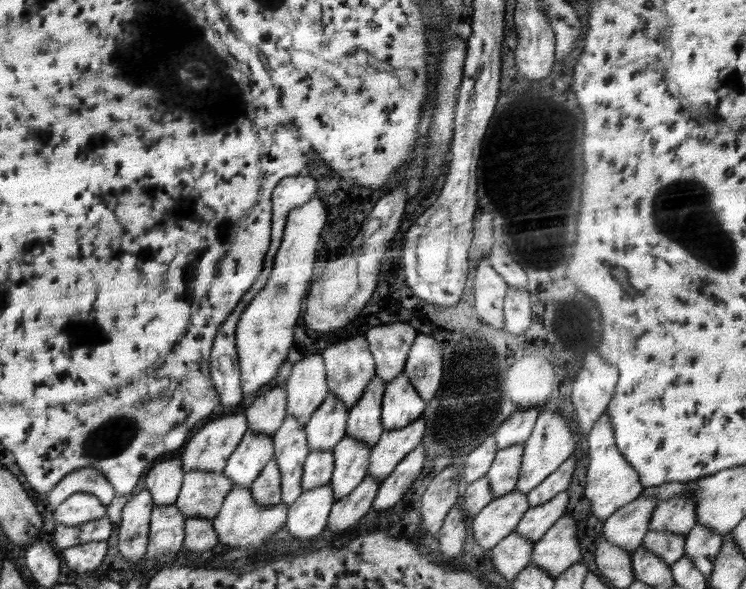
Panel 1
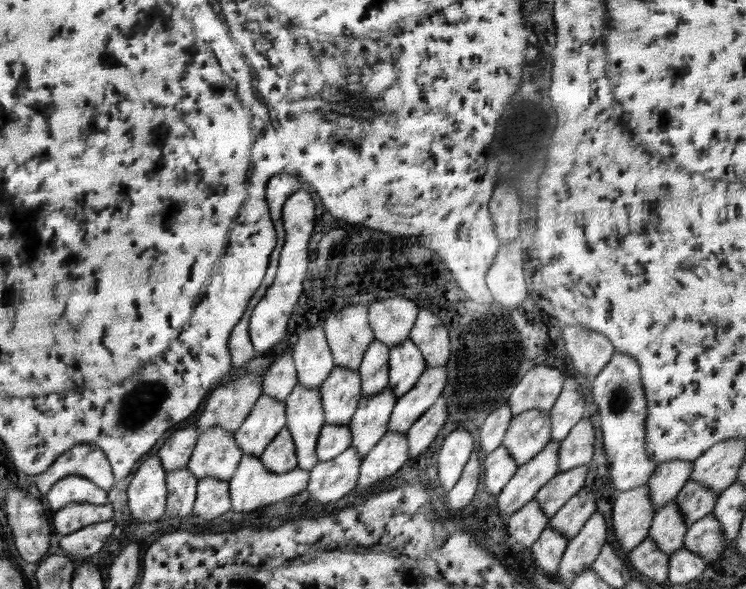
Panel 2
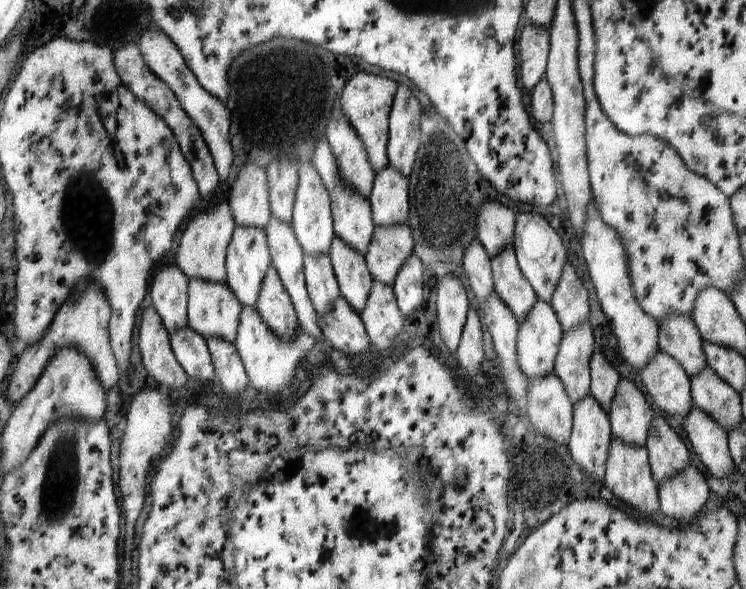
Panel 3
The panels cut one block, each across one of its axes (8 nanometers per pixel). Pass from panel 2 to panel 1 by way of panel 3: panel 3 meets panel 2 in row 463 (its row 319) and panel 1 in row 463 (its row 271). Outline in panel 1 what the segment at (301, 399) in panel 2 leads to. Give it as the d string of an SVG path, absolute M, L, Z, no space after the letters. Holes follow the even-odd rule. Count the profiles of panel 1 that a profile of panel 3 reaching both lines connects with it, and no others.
M287 414L274 432L274 460L281 475L281 503L290 506L302 494L303 466L310 452L304 424Z

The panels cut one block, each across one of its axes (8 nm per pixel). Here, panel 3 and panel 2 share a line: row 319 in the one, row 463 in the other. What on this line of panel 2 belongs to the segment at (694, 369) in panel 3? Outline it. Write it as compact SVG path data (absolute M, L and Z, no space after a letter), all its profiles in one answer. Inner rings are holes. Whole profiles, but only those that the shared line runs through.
M670 460L656 466L646 485L654 512L658 512L670 500L675 500L678 492L690 480L692 465L693 462L688 460Z

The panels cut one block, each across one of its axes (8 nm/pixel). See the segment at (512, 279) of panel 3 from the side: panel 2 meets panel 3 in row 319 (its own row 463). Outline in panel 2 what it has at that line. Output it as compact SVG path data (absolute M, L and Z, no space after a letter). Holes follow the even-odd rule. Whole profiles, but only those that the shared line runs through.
M527 411L522 412L518 417L514 416L508 429L506 429L505 436L503 438L503 446L508 450L508 454L514 458L514 462L519 466L531 461L538 452L542 452L542 448L552 440L551 421L549 414L541 411Z

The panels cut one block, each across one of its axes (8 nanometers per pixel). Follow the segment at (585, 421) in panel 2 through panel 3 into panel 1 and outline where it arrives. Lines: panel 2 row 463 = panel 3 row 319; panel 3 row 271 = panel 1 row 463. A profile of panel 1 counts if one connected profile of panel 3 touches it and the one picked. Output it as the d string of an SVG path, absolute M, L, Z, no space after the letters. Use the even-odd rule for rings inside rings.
M570 454L544 482L541 482L537 488L534 488L530 493L526 494L528 504L531 507L538 506L538 504L544 504L550 498L554 498L554 495L565 492L569 488L570 481L572 480L574 467L576 467L576 456Z

